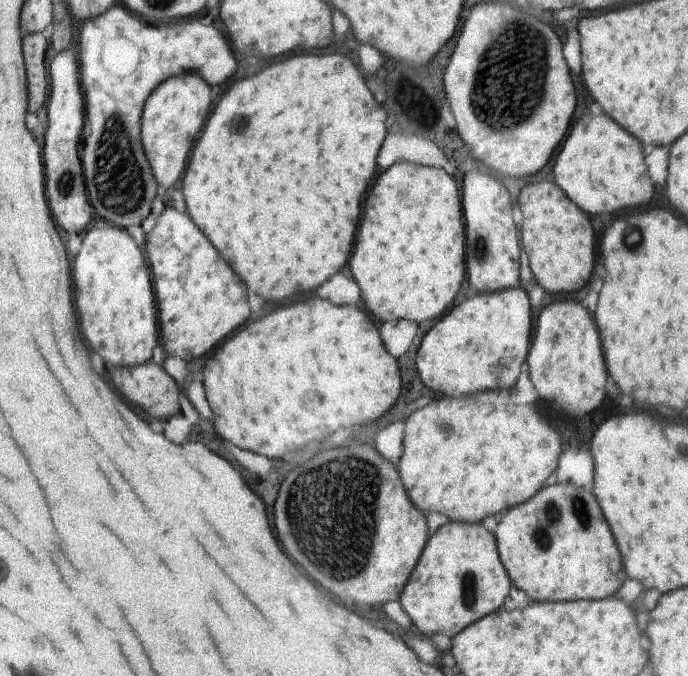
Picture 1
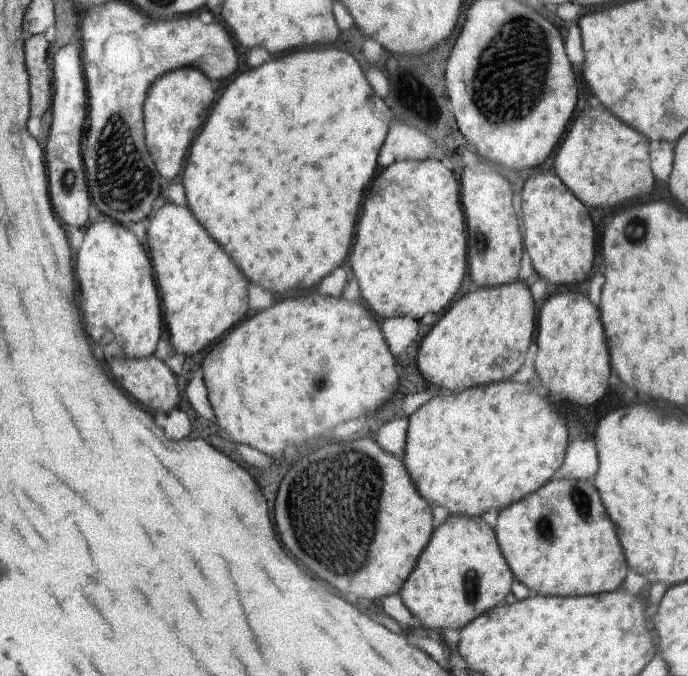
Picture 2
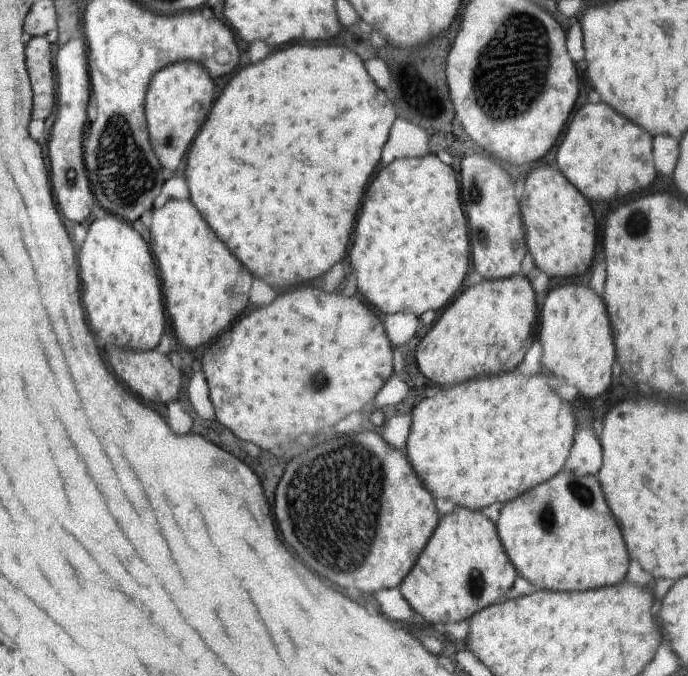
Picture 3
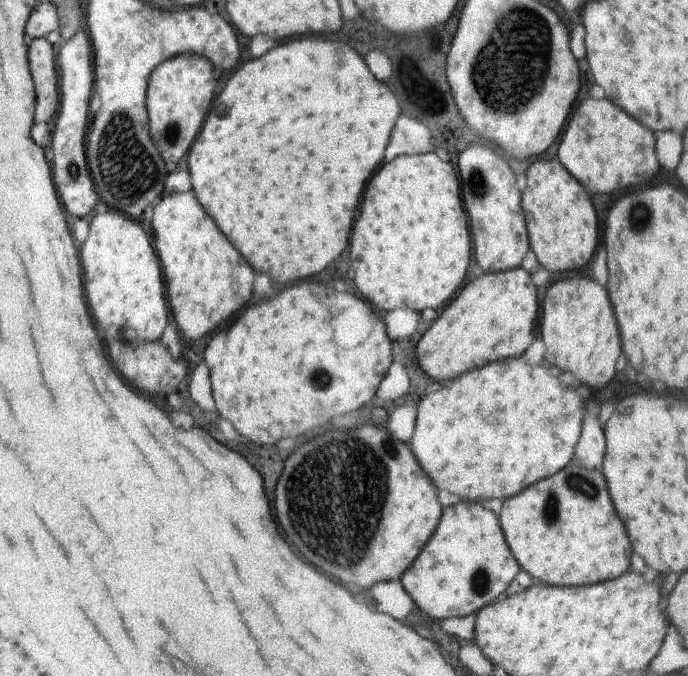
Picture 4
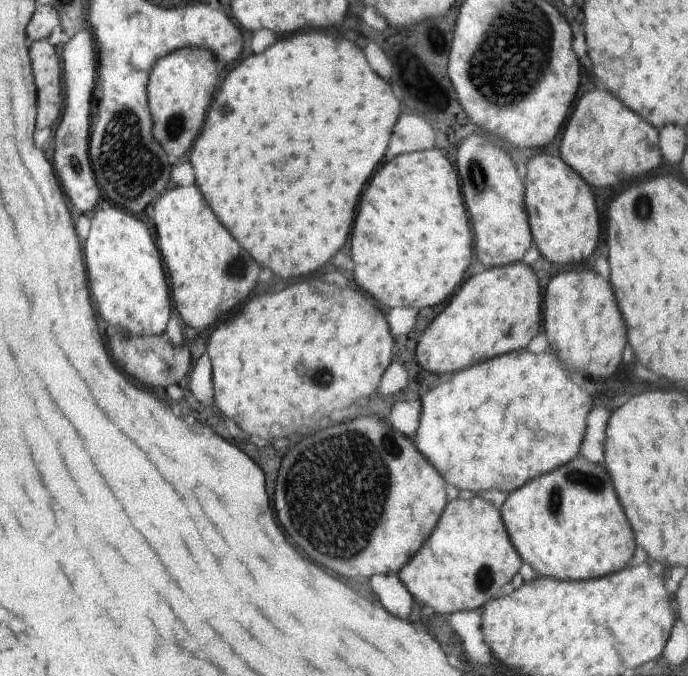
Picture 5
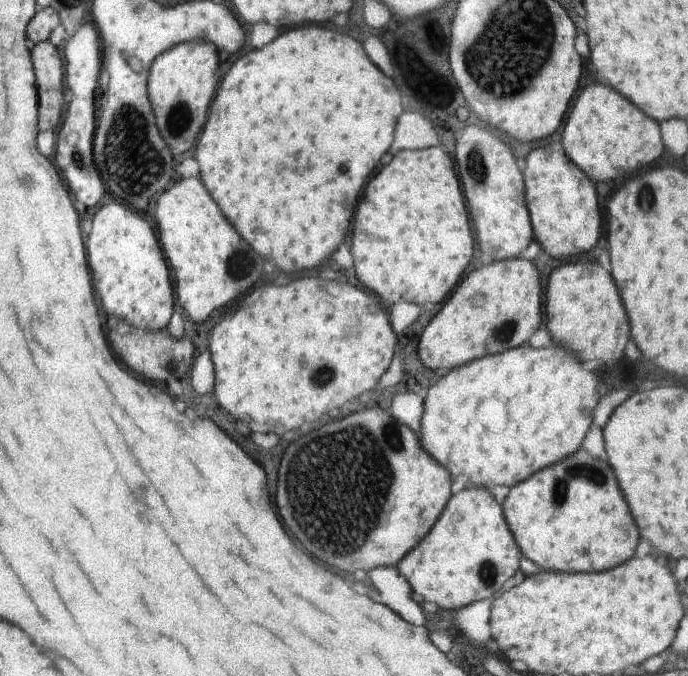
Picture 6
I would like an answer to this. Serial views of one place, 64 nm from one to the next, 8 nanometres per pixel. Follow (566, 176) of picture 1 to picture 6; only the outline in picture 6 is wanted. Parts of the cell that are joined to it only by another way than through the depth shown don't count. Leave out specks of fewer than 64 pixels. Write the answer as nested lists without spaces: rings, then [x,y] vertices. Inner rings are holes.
[[[590,84],[575,98],[574,107],[562,132],[564,154],[570,162],[590,174],[590,180],[616,180],[642,166],[660,160],[664,144],[660,126],[630,100],[604,84]]]

